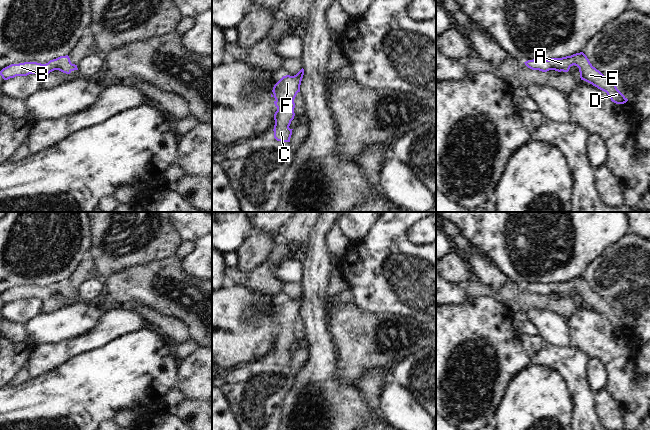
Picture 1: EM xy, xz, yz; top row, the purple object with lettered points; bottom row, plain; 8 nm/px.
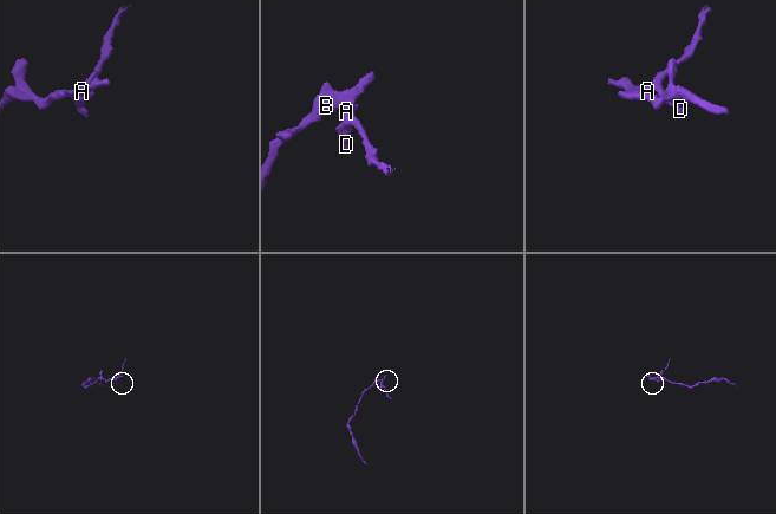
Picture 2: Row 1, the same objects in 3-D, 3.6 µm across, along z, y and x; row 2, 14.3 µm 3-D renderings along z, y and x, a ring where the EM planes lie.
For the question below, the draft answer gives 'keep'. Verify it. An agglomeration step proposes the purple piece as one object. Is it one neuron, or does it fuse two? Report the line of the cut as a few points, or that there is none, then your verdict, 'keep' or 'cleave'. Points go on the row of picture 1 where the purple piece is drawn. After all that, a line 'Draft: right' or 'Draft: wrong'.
cut none; keep
Draft: right

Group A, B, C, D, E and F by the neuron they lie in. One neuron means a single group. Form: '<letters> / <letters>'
A B C D E F

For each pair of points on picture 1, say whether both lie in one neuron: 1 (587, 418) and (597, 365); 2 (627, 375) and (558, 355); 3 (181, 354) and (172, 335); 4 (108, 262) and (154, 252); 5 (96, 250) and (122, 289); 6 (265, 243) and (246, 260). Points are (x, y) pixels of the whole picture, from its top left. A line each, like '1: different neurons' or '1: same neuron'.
1: different neurons
2: different neurons
3: different neurons
4: same neuron
5: different neurons
6: same neuron

